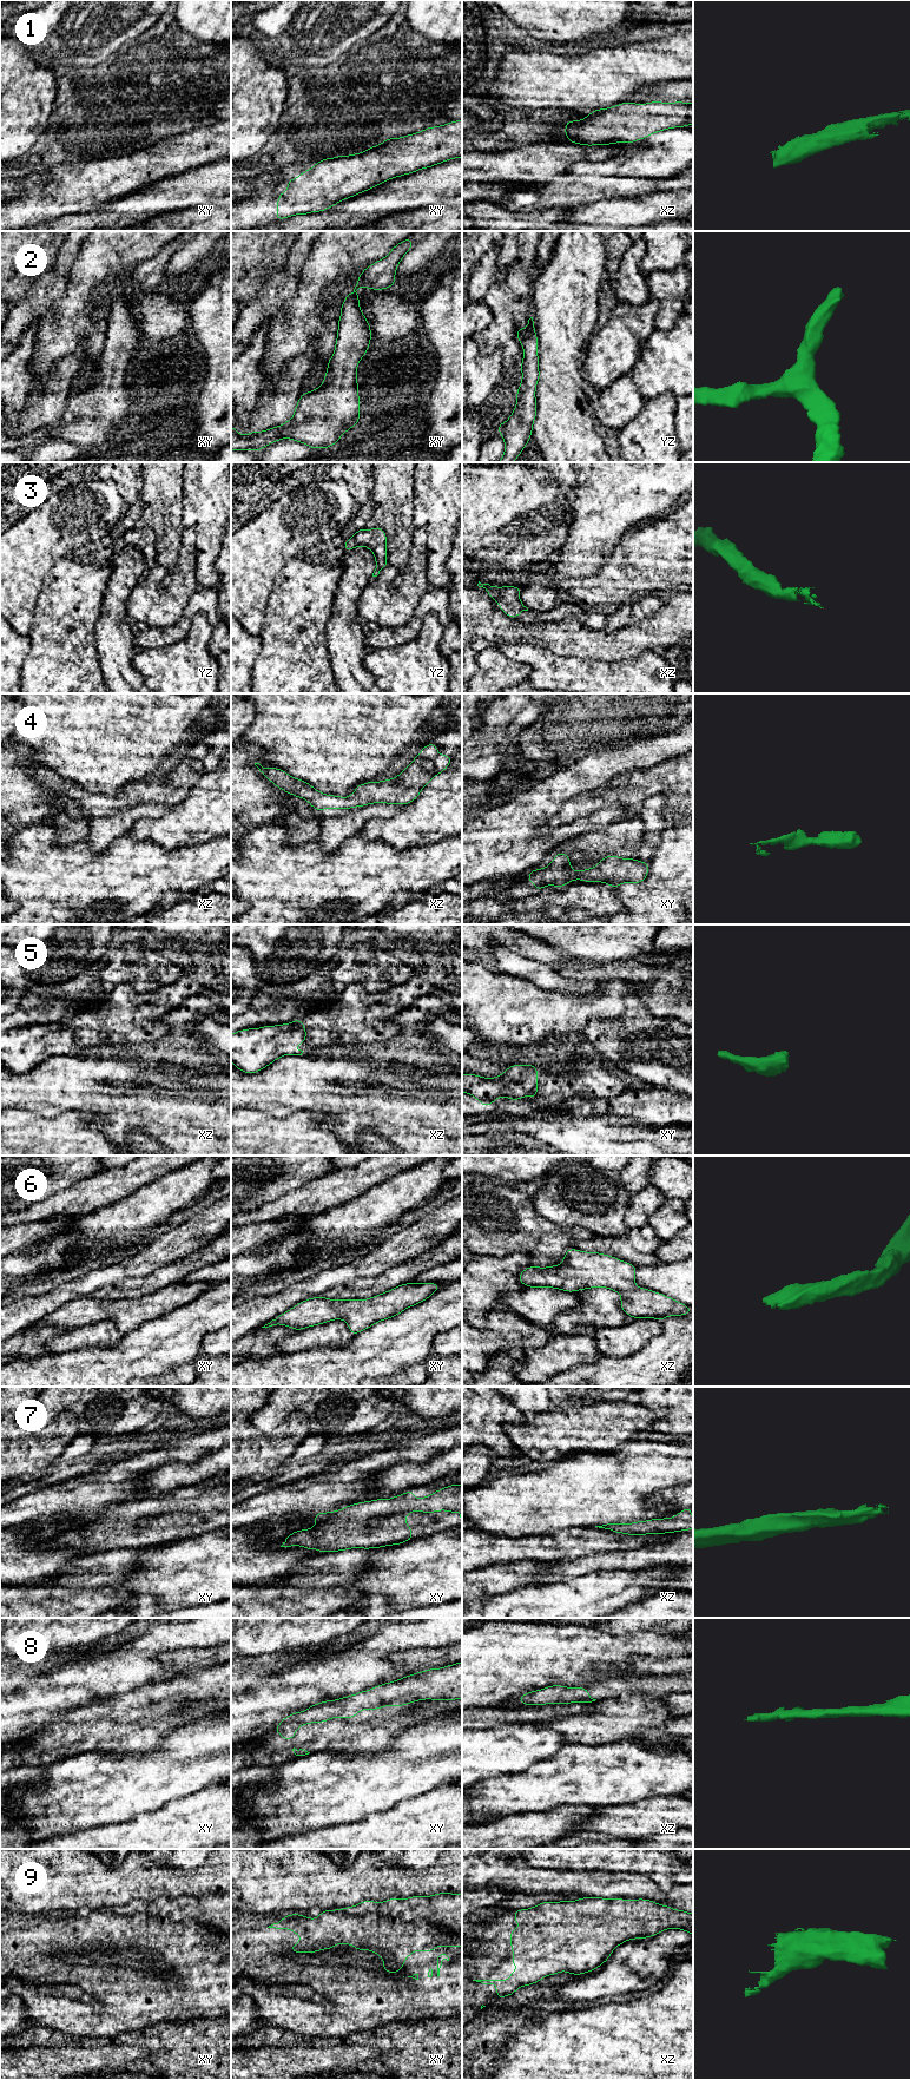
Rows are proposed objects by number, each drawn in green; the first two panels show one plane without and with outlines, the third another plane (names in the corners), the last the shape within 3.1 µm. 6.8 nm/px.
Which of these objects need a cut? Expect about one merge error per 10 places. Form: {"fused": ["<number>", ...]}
{"fused": []}

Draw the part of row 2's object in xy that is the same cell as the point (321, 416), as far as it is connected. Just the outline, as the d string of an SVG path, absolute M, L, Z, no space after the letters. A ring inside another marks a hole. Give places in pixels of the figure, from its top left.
M408 237L395 245L384 258L367 266L358 276L354 291L347 295L341 307L335 351L328 361L324 381L317 389L301 395L291 420L263 432L252 430L248 435L239 434L231 426L231 450L258 452L283 439L291 439L312 449L325 449L339 442L339 437L358 423L361 413L357 366L369 349L372 334L369 322L360 308L360 297L356 291L362 287L372 290L394 287L396 269L403 256L411 249L411 237Z

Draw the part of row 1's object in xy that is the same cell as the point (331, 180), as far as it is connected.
M454 120L444 125L427 127L423 131L404 136L402 138L391 137L376 146L364 150L361 153L349 156L336 156L335 158L323 158L308 171L303 171L297 178L289 179L288 191L282 191L277 199L276 220L281 220L295 215L308 215L329 210L339 202L369 191L389 179L414 173L422 169L428 169L450 159L462 157L462 120Z

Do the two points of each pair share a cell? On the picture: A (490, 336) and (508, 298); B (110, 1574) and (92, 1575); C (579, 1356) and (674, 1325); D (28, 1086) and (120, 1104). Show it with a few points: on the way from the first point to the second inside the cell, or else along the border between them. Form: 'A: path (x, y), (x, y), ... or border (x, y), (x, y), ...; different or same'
A: path (500, 327), (507, 317), (508, 308); same
B: path (105, 1574), (97, 1574); same
C: border (602, 1356), (594, 1363), (577, 1367); different
D: path (51, 1086), (90, 1086), (98, 1094); same

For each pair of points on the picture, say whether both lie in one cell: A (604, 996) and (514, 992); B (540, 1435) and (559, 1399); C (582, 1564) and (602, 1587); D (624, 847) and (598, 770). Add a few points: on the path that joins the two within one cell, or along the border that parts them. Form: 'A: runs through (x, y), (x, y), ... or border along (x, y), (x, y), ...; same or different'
A: runs through (581, 1005), (536, 1005); same
B: border along (555, 1406), (562, 1407); different
C: border along (617, 1568), (589, 1571), (564, 1581); different
D: border along (625, 817), (589, 831); different

